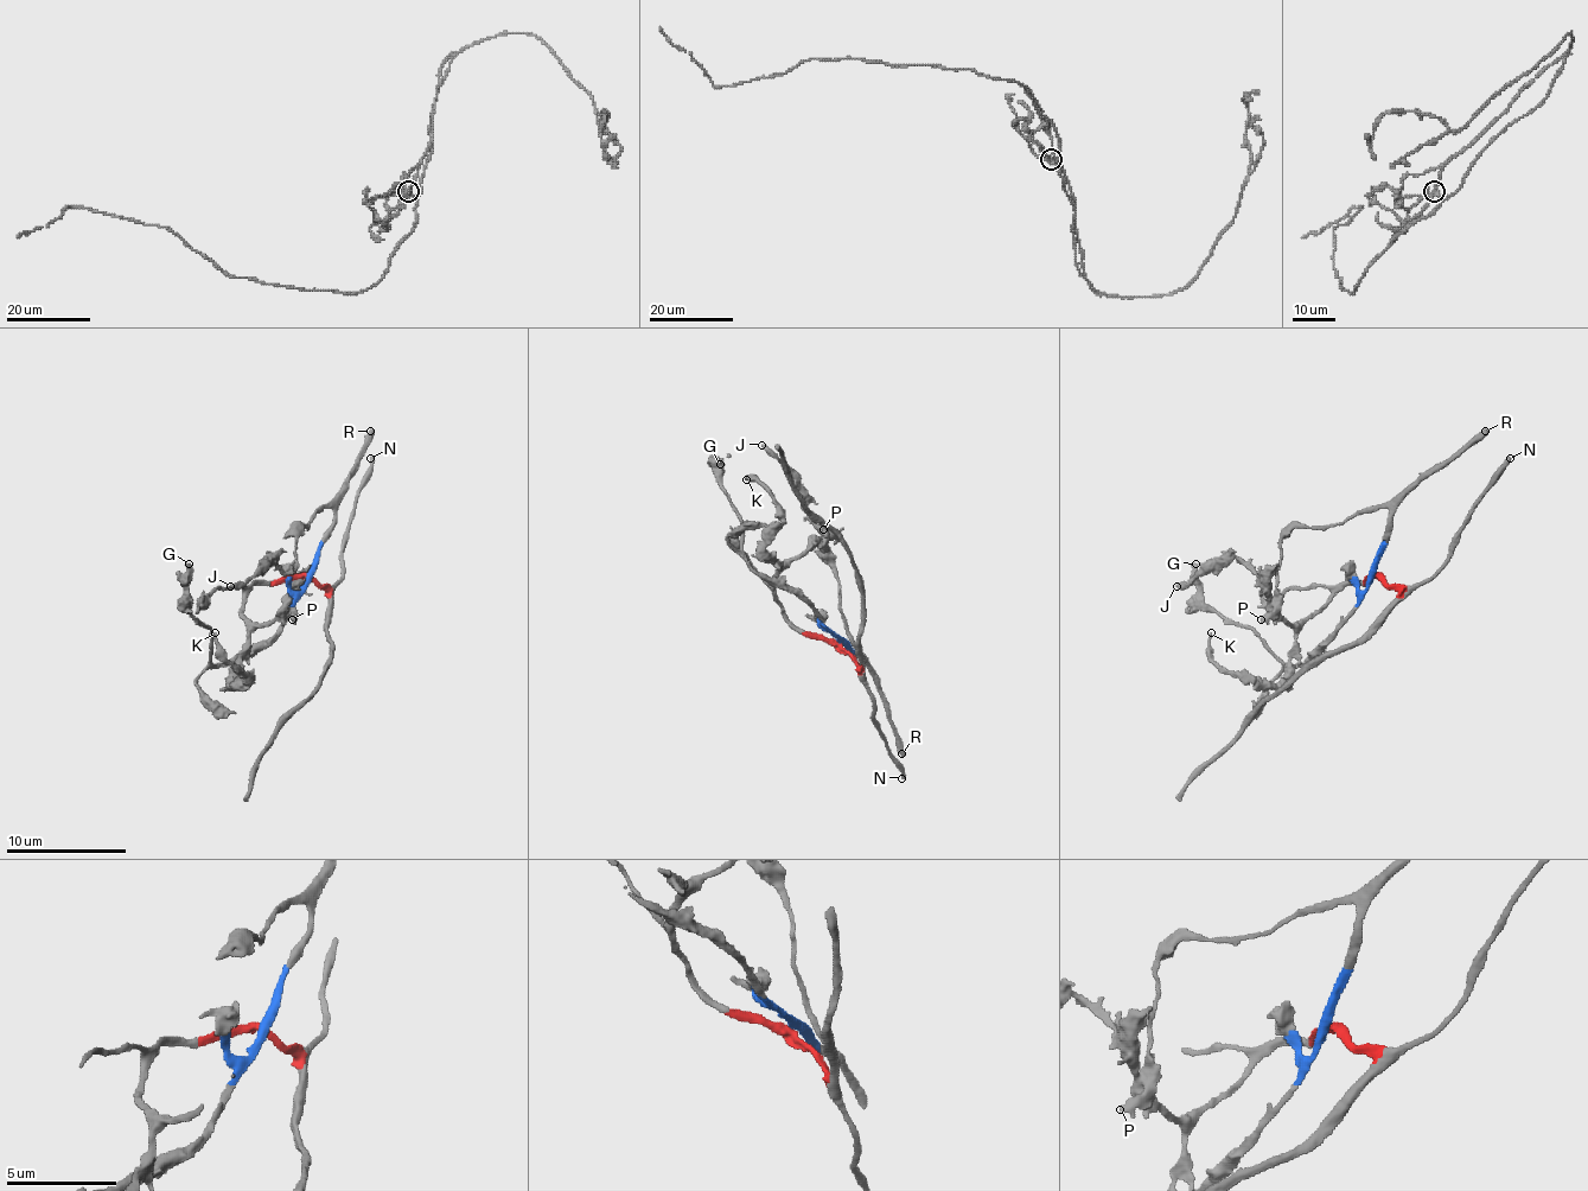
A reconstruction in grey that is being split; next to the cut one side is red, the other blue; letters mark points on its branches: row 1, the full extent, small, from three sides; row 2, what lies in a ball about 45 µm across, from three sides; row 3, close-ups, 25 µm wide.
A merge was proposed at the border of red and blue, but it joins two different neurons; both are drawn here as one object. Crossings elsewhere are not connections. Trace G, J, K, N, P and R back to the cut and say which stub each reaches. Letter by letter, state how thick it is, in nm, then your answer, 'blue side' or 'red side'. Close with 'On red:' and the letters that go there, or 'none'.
G: 320 nm thick; blue side
J: 320 nm thick; red side
K: 150 nm thick; red side
N: 280 nm thick; red side
P: 380 nm thick; blue side
R: 440 nm thick; blue side
On red: J, K, N

